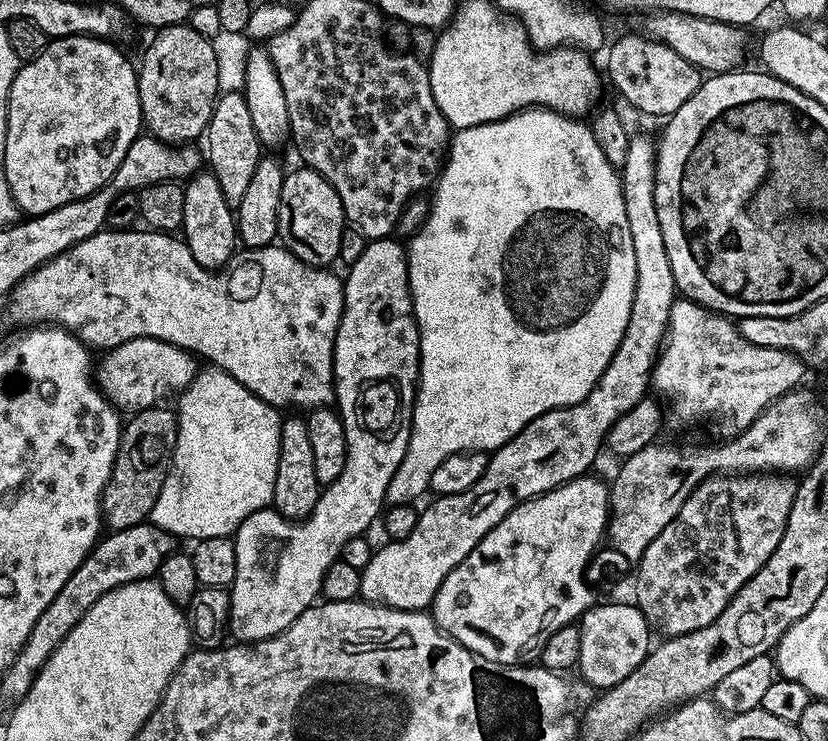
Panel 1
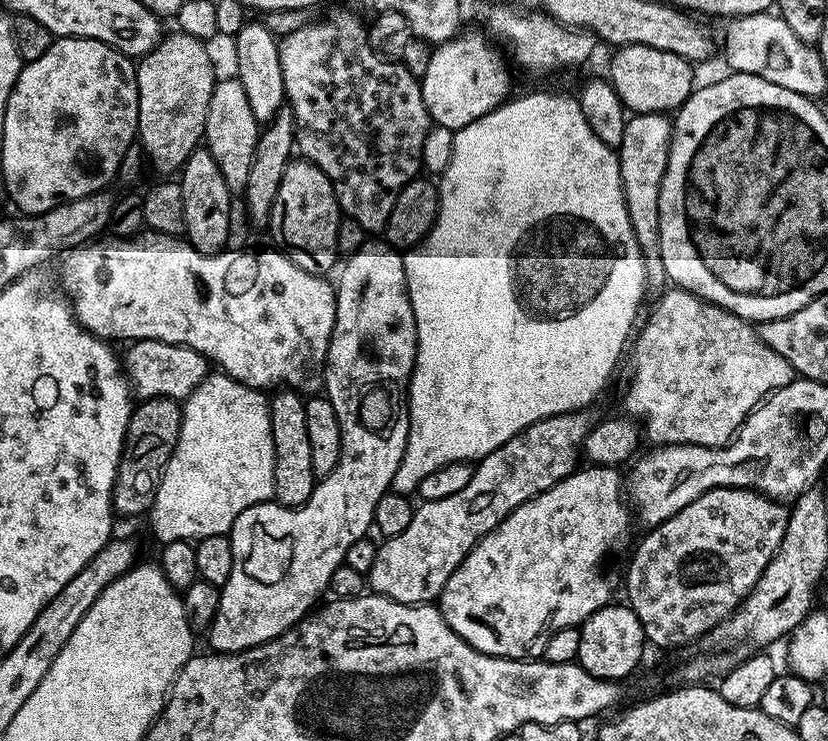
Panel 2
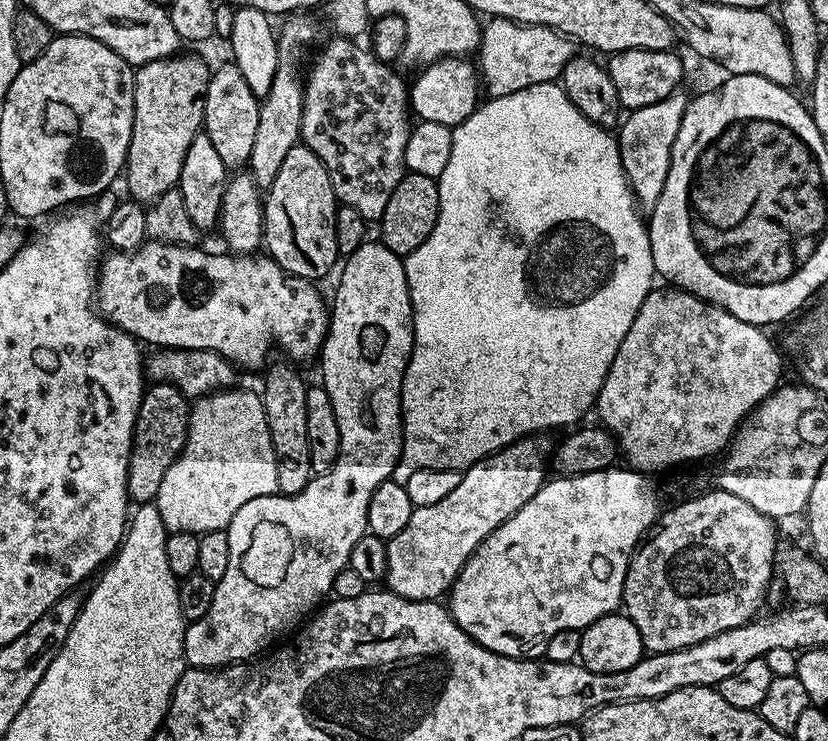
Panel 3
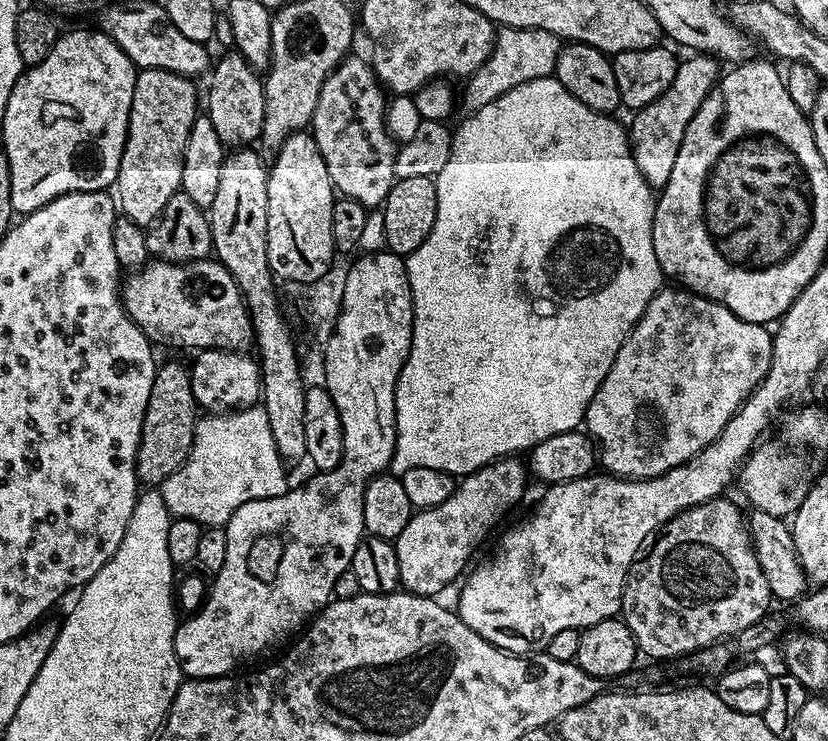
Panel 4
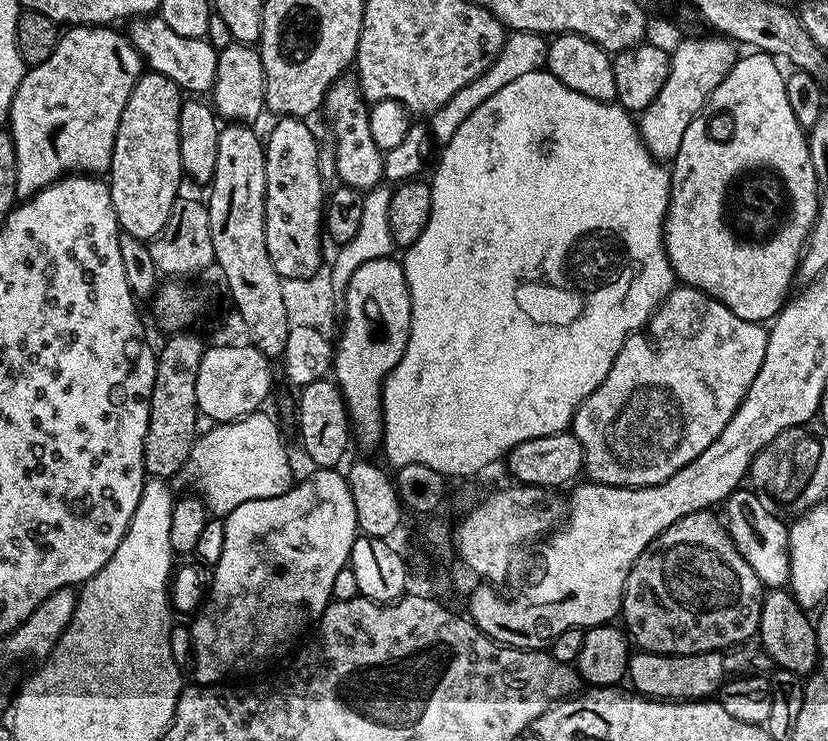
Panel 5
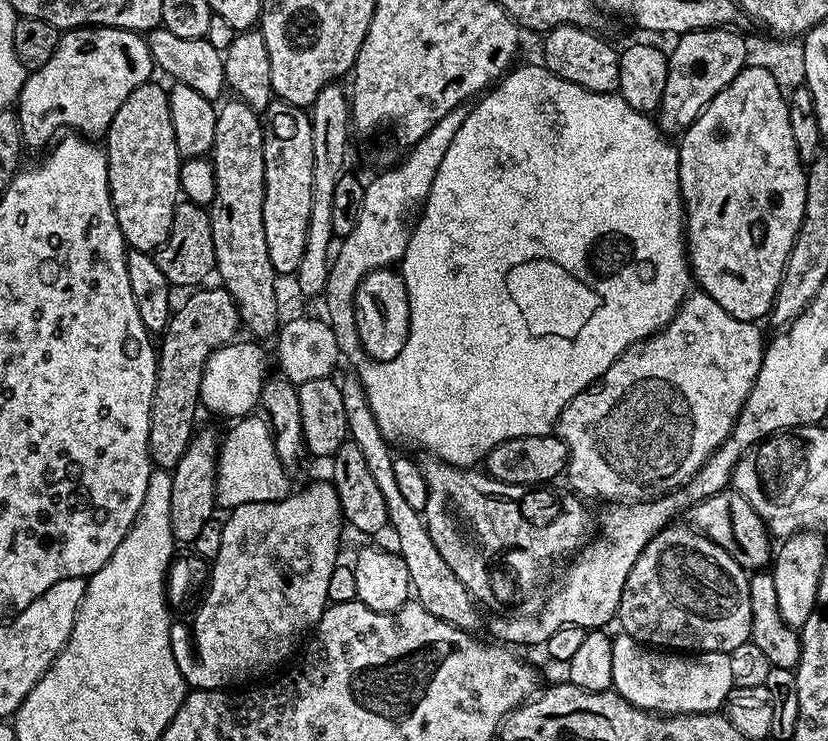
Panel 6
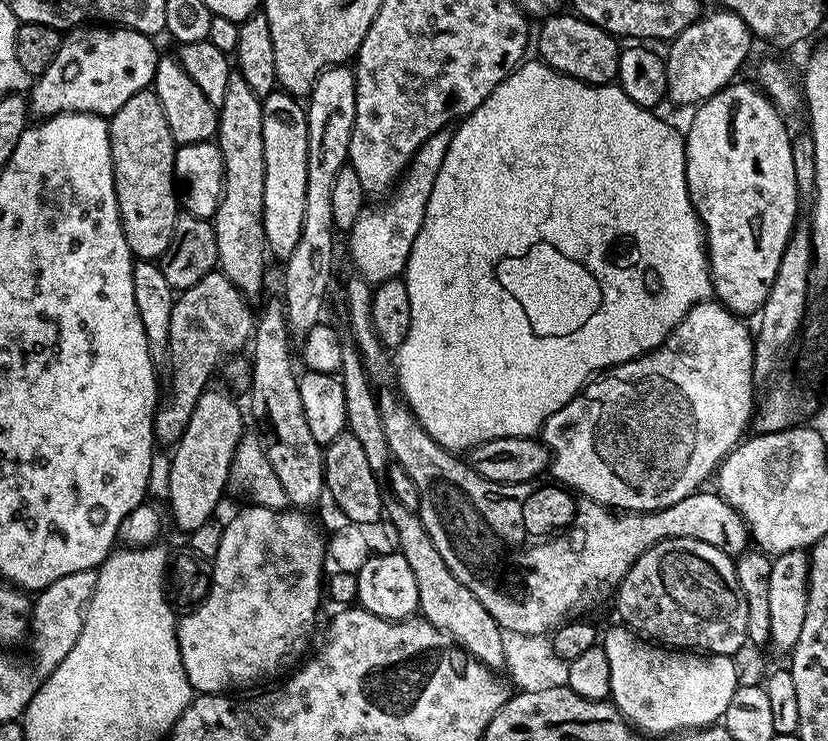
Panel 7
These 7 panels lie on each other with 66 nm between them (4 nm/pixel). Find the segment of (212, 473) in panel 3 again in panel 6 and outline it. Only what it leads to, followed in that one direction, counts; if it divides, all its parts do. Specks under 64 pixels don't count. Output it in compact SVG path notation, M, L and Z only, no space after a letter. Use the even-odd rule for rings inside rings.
M249 414L237 419L218 444L216 458L216 503L221 509L231 510L250 502L285 500L290 495L286 465L276 457L272 430L267 419Z

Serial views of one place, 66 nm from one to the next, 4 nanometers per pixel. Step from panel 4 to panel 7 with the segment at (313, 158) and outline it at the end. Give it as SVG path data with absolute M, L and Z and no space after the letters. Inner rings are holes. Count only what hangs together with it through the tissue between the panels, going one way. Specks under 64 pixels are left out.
M277 90L262 100L262 150L266 150L264 191L264 242L280 262L294 254L306 202L306 150L308 113L305 105L289 92Z

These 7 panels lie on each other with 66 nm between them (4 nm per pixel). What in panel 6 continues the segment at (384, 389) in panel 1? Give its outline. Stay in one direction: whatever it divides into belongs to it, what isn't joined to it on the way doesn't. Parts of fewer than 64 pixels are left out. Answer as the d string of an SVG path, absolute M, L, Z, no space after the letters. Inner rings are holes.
M379 268L366 274L354 297L356 305L356 329L360 335L360 346L373 361L383 362L398 358L402 346L406 346L410 326L410 306L404 277L392 268ZM330 482L324 484L308 484L301 492L293 491L285 500L271 500L270 502L250 502L227 513L228 520L223 521L222 550L218 550L218 558L210 564L210 587L203 597L204 605L196 612L196 621L192 624L192 640L196 648L192 648L192 640L188 632L180 626L172 629L172 649L174 650L174 662L178 662L178 670L182 674L185 685L189 689L198 688L222 688L231 689L233 686L244 686L247 680L256 680L263 672L276 668L296 648L300 635L304 631L315 629L316 624L322 618L324 609L329 603L326 589L330 586L330 574L334 574L340 552L340 531L346 528L344 514L340 509L340 502L335 486Z

